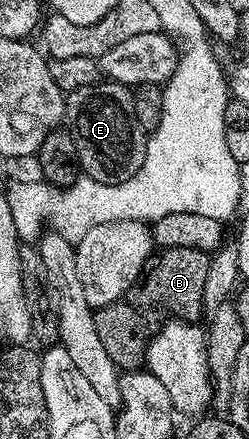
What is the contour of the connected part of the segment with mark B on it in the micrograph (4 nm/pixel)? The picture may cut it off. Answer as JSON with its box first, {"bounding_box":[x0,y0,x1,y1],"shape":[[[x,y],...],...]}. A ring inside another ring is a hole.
{"bounding_box":[95,247,210,372],"shape":[[[164,247],[146,261],[141,277],[114,303],[95,310],[96,333],[108,349],[108,357],[123,372],[139,370],[146,362],[146,346],[154,332],[167,321],[198,321],[203,318],[204,280],[210,255],[200,249]]]}

